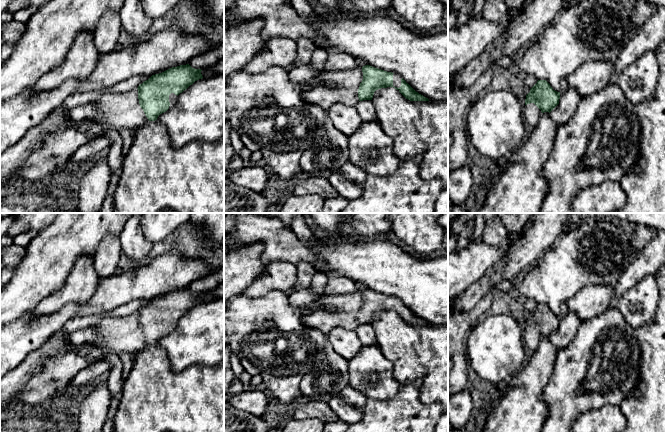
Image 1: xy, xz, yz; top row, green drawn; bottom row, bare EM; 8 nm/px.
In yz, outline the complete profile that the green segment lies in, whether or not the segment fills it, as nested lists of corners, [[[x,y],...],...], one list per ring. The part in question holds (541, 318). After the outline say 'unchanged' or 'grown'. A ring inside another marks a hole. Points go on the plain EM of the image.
[[[538,304],[526,319],[524,343],[534,352],[544,336],[551,336],[558,328],[560,316],[555,315],[546,304]]] | grown

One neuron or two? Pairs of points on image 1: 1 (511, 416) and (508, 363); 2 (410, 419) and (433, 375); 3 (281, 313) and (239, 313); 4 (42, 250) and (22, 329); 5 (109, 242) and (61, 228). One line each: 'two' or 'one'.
1: two
2: two
3: one
4: two
5: two

